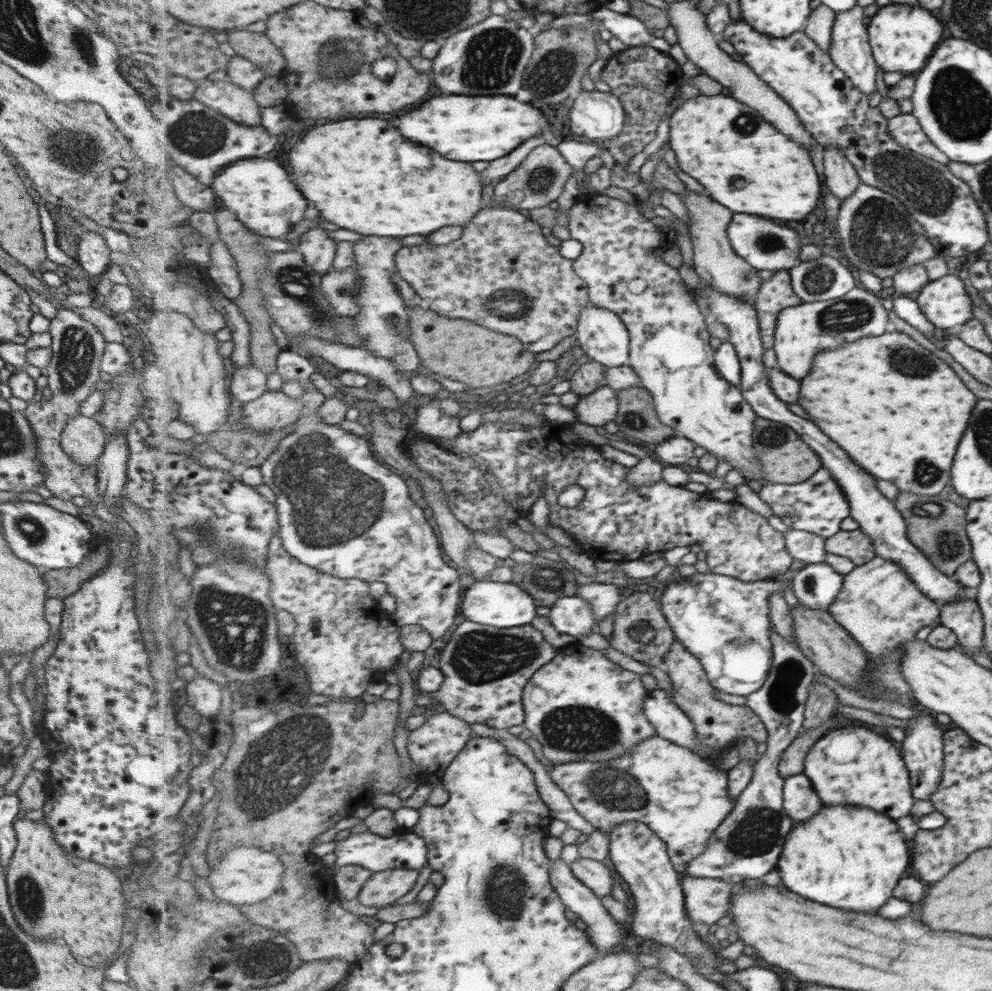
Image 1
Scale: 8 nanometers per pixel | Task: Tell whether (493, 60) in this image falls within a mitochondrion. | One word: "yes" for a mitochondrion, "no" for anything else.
yes

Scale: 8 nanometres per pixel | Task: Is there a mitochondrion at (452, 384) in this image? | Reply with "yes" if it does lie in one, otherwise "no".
no

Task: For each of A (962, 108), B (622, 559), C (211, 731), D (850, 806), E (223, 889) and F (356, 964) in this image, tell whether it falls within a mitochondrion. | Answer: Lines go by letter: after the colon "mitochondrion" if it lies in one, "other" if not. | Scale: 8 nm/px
A: mitochondrion
B: other
C: other
D: other
E: other
F: other

